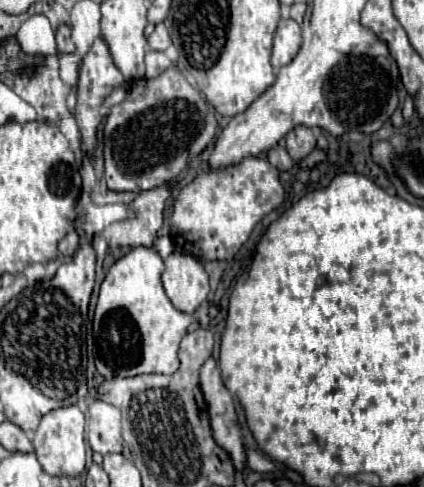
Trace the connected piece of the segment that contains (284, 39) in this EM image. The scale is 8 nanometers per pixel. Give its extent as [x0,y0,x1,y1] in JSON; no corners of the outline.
[272,19,302,69]

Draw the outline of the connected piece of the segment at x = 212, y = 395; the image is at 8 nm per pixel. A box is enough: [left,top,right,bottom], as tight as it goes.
[200,357,246,471]

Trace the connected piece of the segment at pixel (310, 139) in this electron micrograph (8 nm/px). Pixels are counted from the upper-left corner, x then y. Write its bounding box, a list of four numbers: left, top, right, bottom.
[286,125,316,161]

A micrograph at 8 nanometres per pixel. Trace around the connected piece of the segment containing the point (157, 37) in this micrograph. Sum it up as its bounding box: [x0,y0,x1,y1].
[148,23,172,51]

